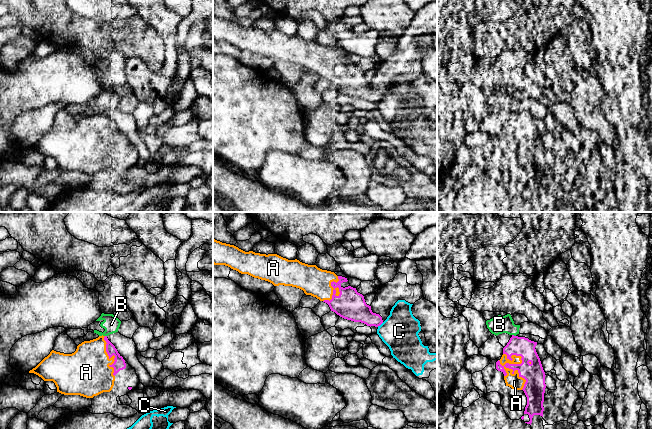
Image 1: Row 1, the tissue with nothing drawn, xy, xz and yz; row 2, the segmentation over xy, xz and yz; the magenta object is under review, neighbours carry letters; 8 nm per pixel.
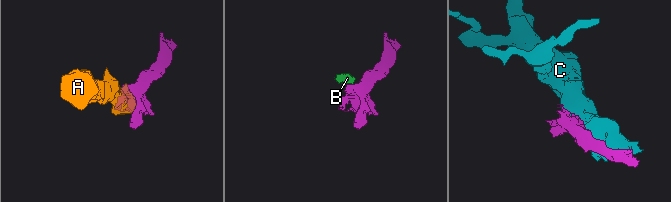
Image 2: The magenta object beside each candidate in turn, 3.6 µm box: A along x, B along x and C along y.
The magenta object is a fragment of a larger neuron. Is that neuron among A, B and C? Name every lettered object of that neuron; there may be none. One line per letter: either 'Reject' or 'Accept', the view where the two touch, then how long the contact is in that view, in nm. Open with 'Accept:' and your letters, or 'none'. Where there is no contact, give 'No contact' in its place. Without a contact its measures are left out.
Accept: A
A: Accept. Touches magenta in yz. Shared border 340 nm
B: Reject. Touches magenta in yz. Shared border 40 nm
C: Reject. Touches magenta in xz. Shared border 70 nm

